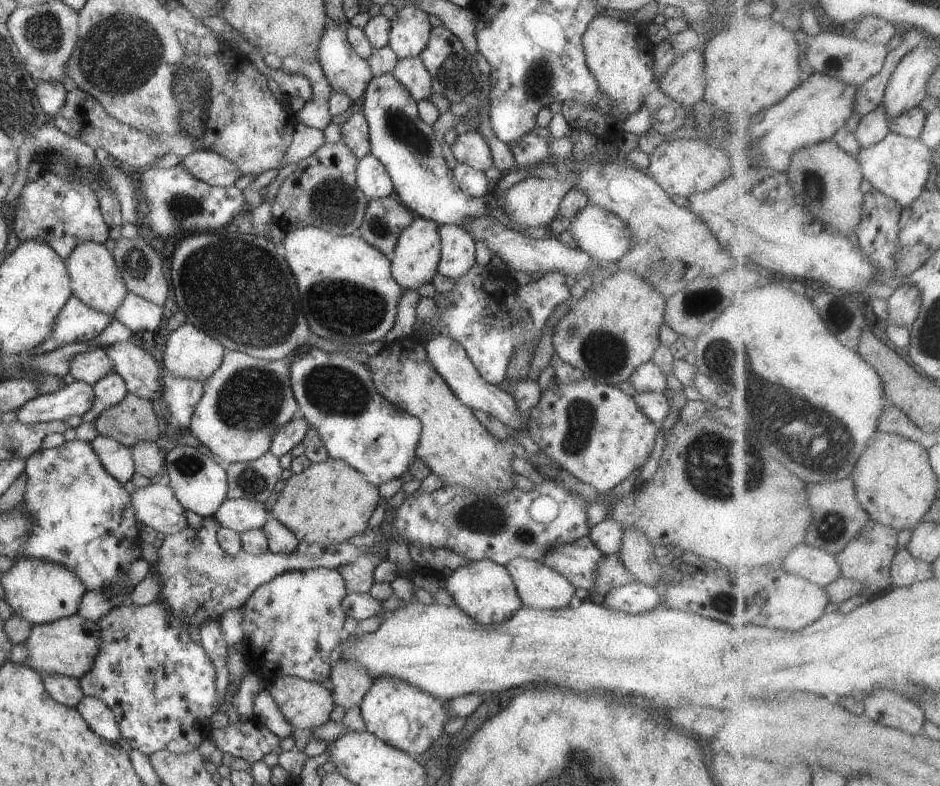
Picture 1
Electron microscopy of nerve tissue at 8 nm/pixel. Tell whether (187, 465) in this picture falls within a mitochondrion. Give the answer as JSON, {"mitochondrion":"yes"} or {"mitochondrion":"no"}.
{"mitochondrion":"yes"}

